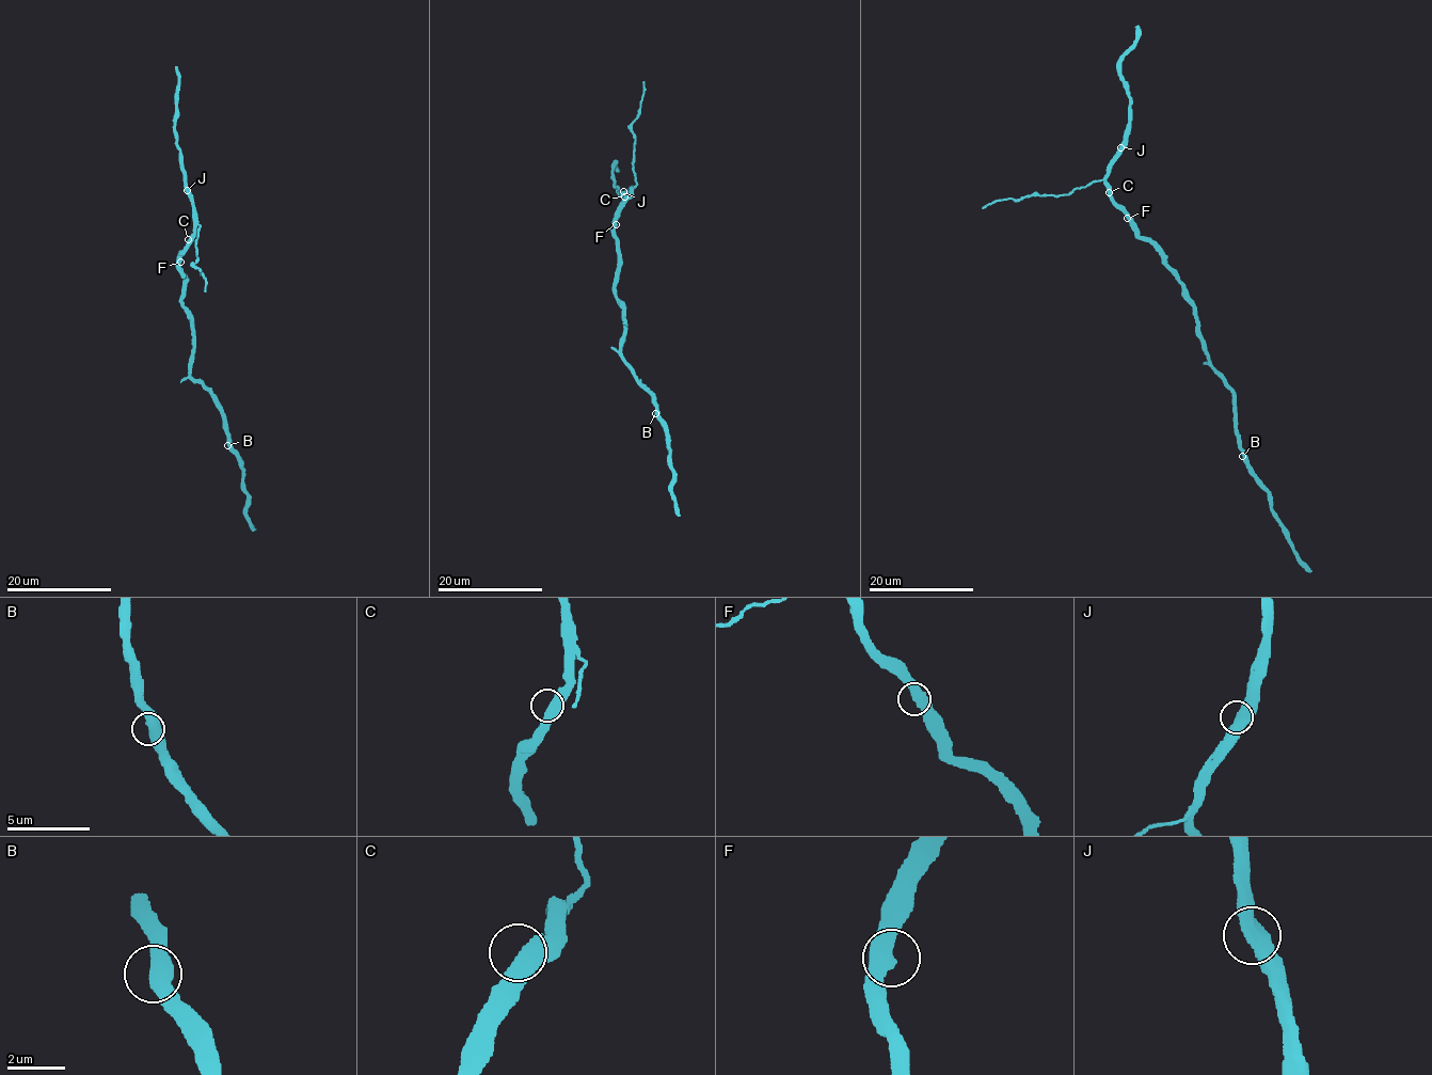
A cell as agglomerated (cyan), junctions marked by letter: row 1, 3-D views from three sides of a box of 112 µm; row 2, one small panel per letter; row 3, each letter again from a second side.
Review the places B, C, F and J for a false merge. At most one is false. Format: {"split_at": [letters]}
{"split_at": []}

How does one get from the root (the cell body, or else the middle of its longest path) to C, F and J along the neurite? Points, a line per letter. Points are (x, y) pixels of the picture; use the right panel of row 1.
C: (1187, 289), (1166, 263), (1163, 253), (1140, 236), (1128, 212), (1109, 192)
F: (1187, 289), (1166, 263), (1163, 253), (1140, 236), (1127, 218)
J: (1187, 289), (1166, 263), (1163, 253), (1140, 236), (1128, 212), (1112, 199), (1106, 173), (1110, 160), (1120, 147)

